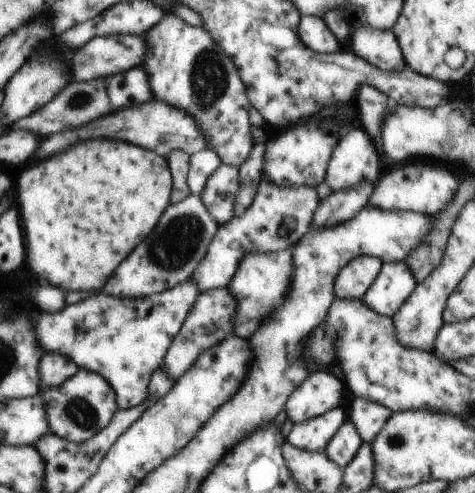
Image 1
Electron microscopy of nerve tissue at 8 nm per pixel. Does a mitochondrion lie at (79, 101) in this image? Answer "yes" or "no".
yes

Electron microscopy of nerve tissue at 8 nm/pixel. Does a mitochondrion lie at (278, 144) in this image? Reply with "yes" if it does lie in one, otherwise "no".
no

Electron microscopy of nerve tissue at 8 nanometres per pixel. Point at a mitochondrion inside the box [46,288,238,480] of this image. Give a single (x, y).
(80, 413)

